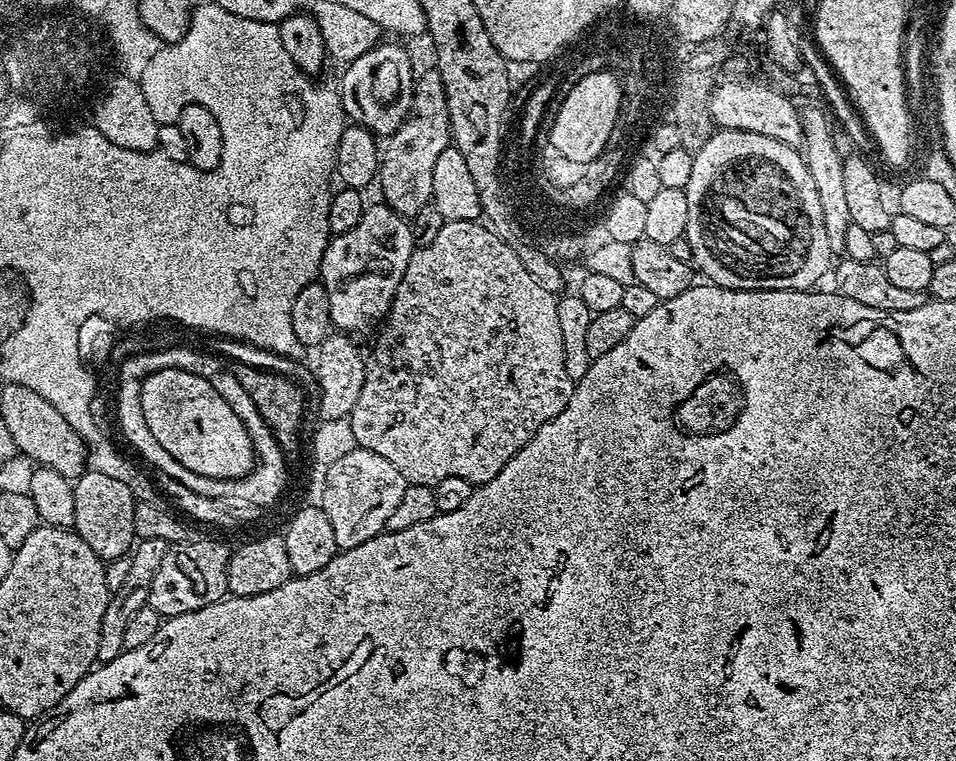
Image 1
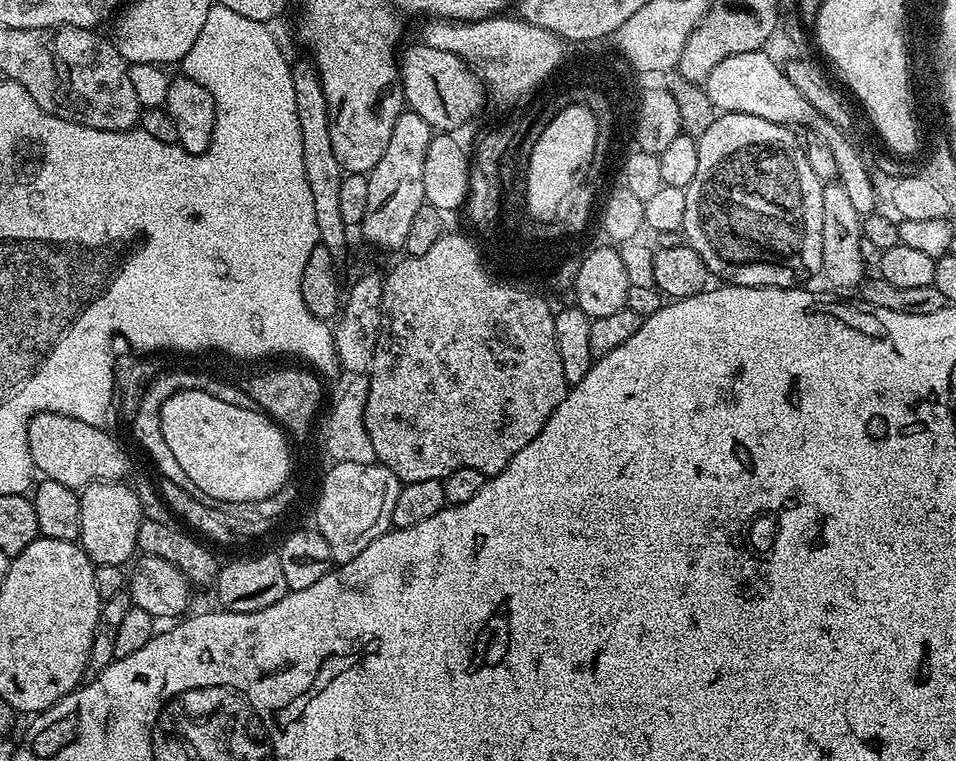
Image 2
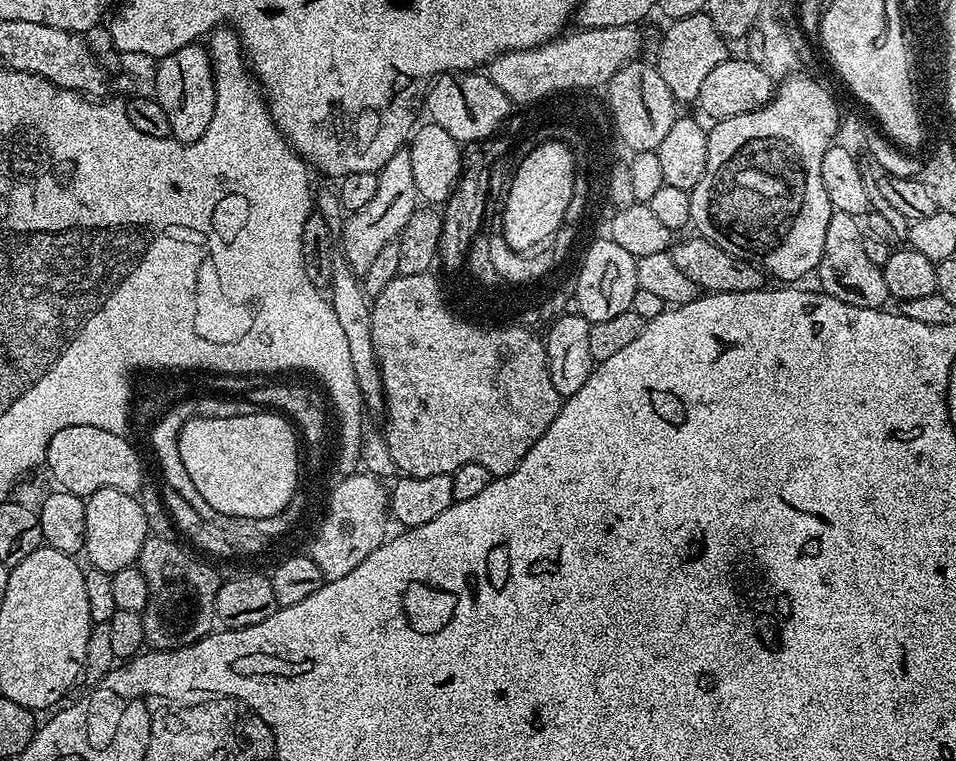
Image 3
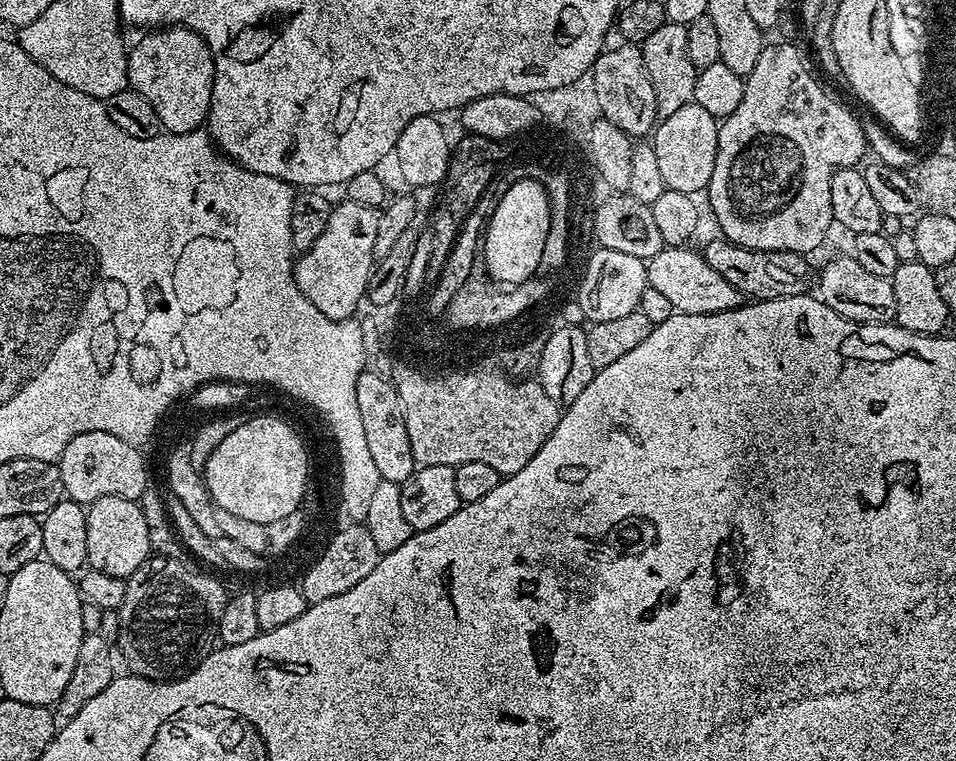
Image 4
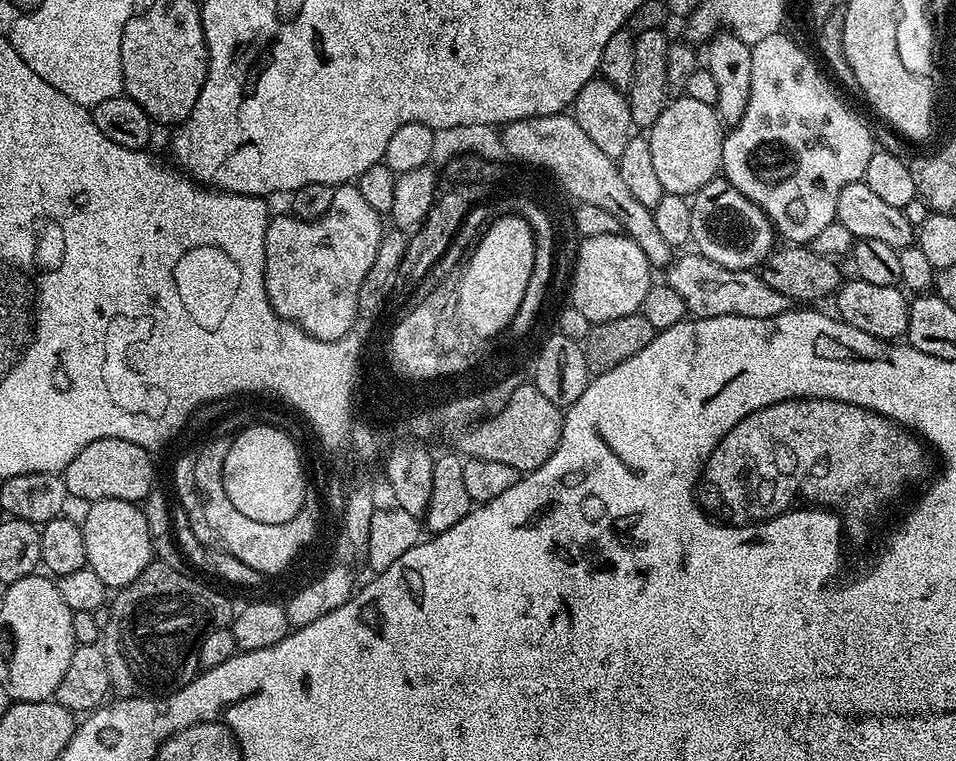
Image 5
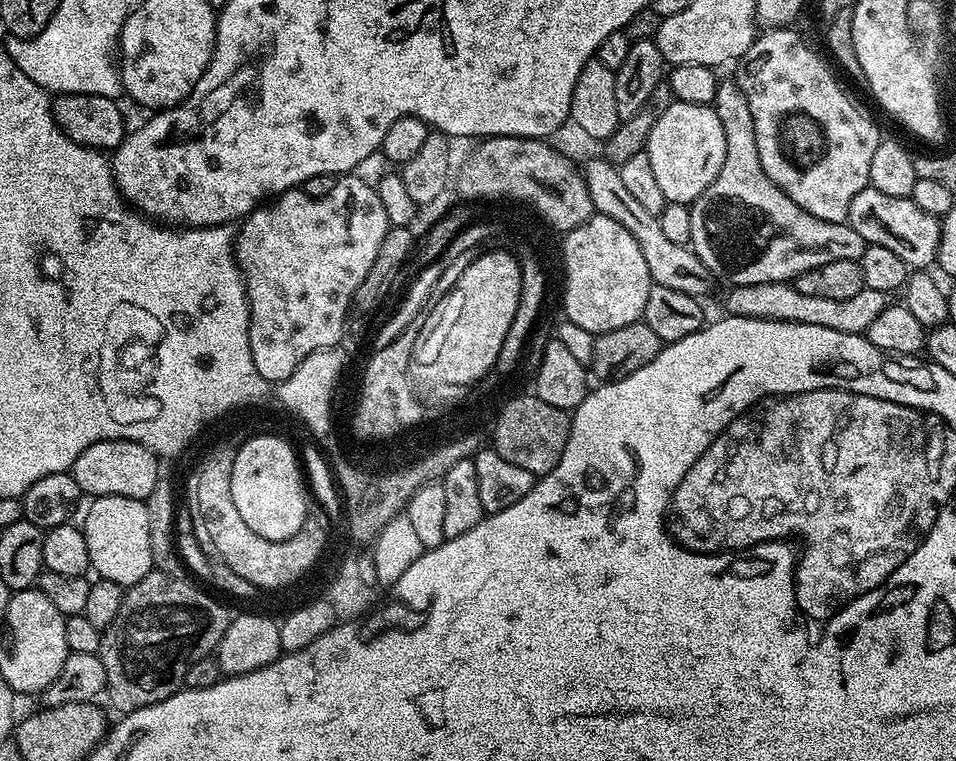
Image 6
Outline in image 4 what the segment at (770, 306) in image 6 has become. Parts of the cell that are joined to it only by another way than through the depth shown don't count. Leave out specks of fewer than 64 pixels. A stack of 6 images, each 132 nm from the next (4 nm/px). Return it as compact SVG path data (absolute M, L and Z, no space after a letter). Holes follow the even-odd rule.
M666 246L646 262L648 287L658 290L670 302L673 313L682 314L718 314L740 307L740 291L718 270L711 269L699 251L691 252L688 246Z

